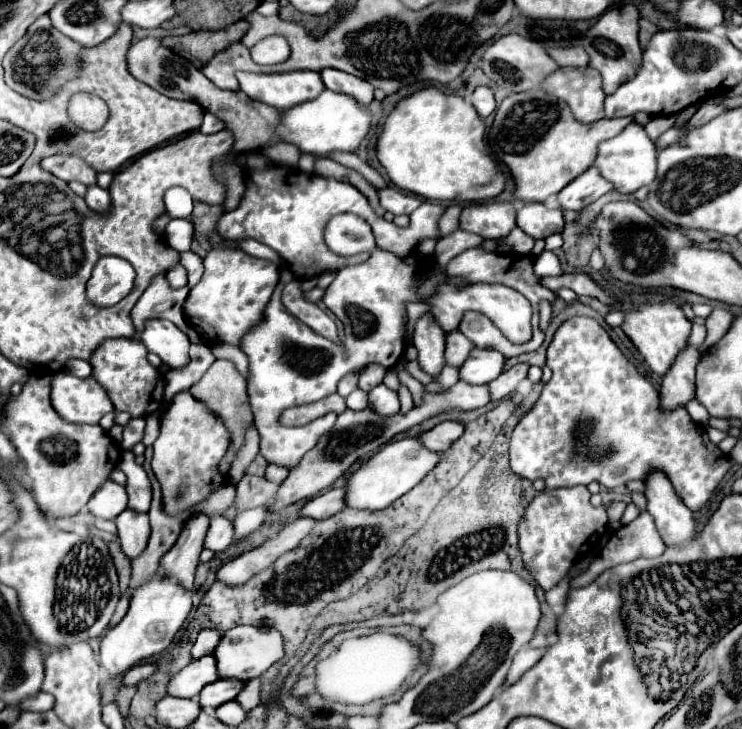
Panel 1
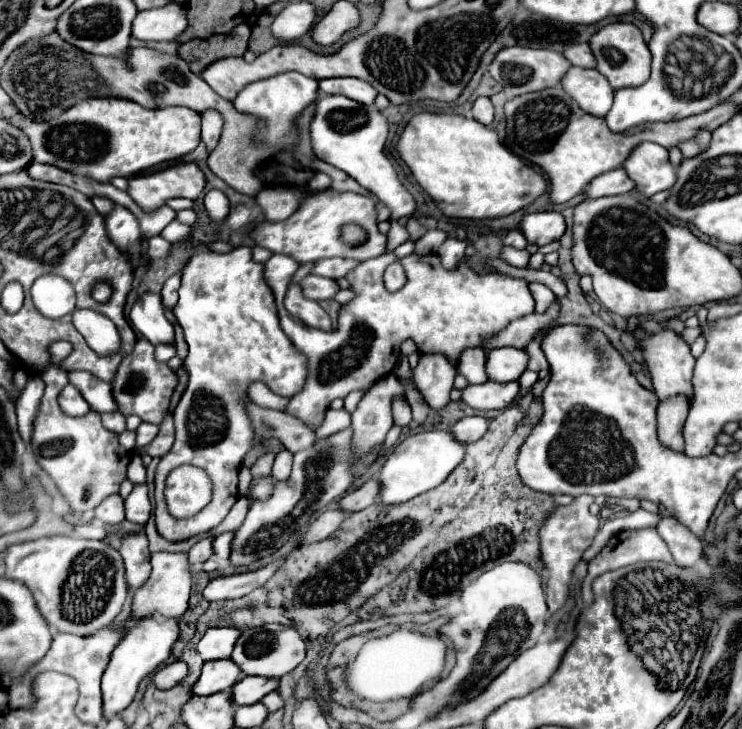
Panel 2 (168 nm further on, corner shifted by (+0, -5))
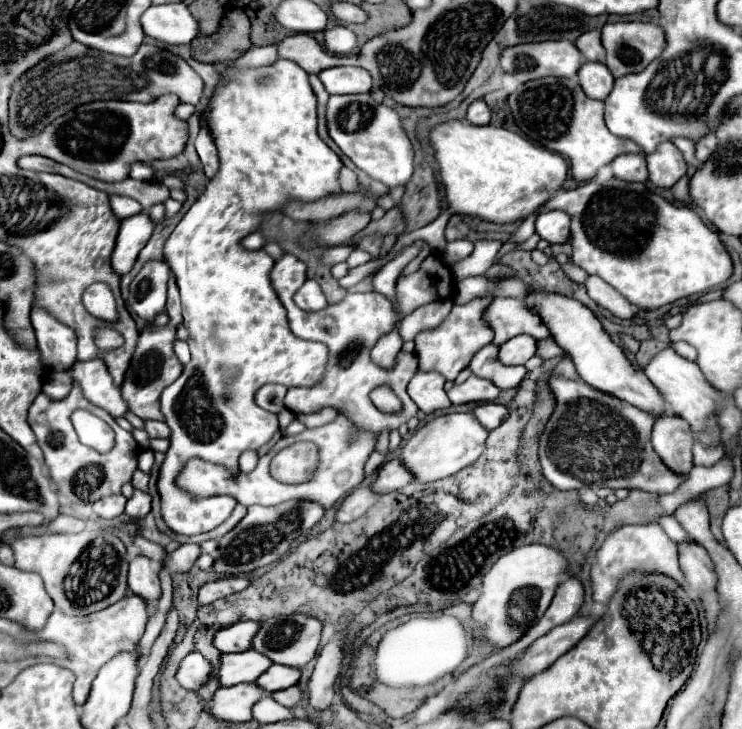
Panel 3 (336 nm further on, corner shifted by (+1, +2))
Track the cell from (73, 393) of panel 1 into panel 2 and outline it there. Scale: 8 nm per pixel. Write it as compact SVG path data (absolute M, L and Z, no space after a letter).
M69 383L63 387L63 391L59 393L59 407L63 413L71 415L71 417L83 417L91 411L89 403L83 399L83 395Z

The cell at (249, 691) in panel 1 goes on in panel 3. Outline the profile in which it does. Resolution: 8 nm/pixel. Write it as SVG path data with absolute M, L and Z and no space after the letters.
M290 686L288 690L278 690L272 694L272 698L276 702L280 702L282 706L286 708L292 708L292 706L298 706L302 702L302 688L298 686Z

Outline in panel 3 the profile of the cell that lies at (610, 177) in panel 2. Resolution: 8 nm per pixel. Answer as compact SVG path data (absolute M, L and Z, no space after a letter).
M624 154L612 160L612 172L616 178L622 178L626 182L646 182L648 180L648 168L646 158L642 154Z

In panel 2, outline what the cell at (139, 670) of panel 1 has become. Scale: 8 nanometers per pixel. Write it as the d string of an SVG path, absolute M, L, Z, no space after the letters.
M173 661L171 665L165 665L165 667L161 667L159 671L155 671L153 677L151 677L151 683L153 683L157 689L171 689L171 687L175 687L185 675L187 675L187 665L185 665L183 661Z

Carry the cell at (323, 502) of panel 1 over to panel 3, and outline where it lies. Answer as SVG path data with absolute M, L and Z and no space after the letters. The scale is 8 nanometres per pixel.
M394 458L380 468L380 476L372 488L380 494L386 494L386 492L404 488L410 482L414 482L414 474L404 466L400 458Z

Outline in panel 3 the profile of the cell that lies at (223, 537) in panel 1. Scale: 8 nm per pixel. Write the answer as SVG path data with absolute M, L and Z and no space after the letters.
M182 544L170 554L170 562L174 572L188 572L196 558L200 556L200 546L198 544Z

